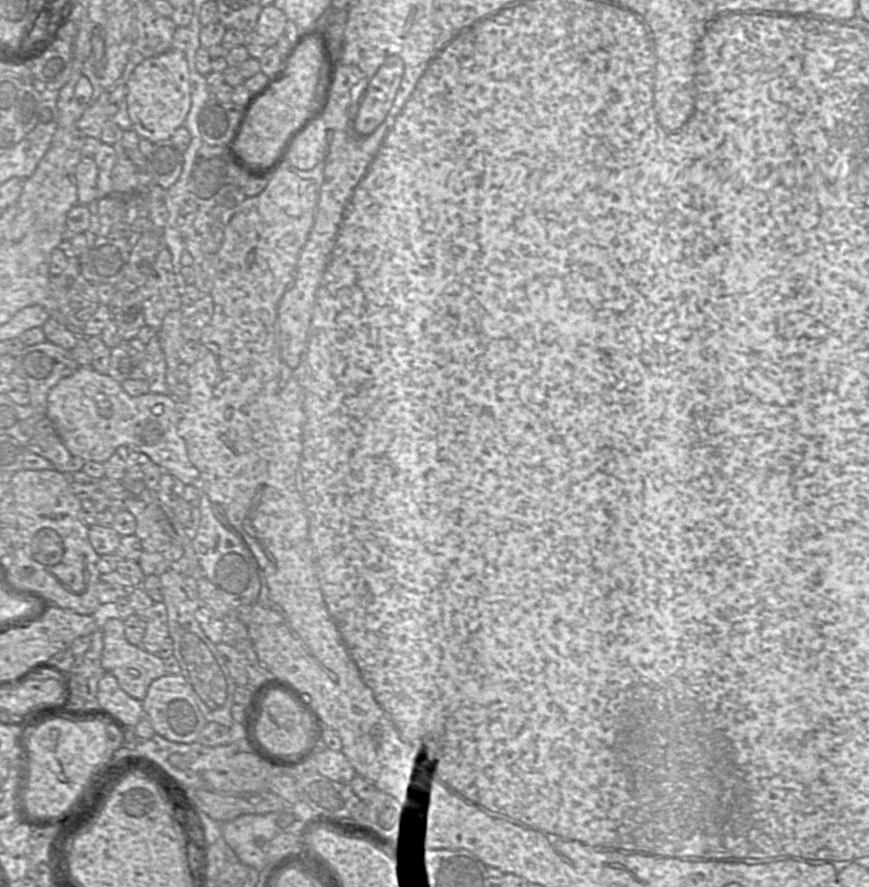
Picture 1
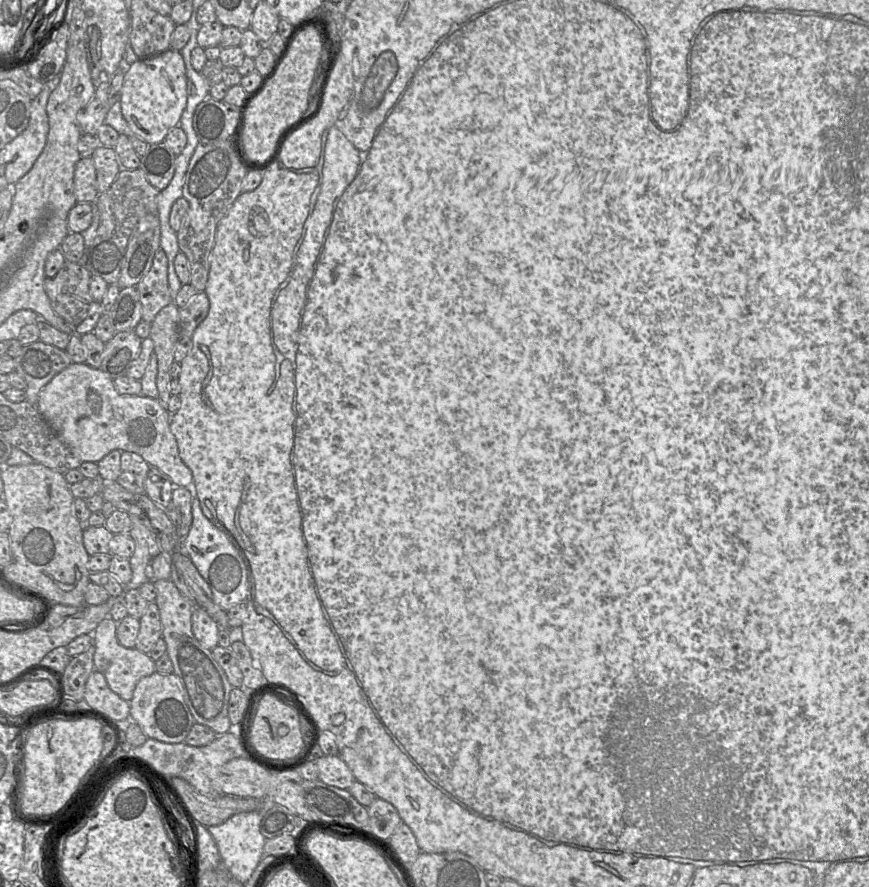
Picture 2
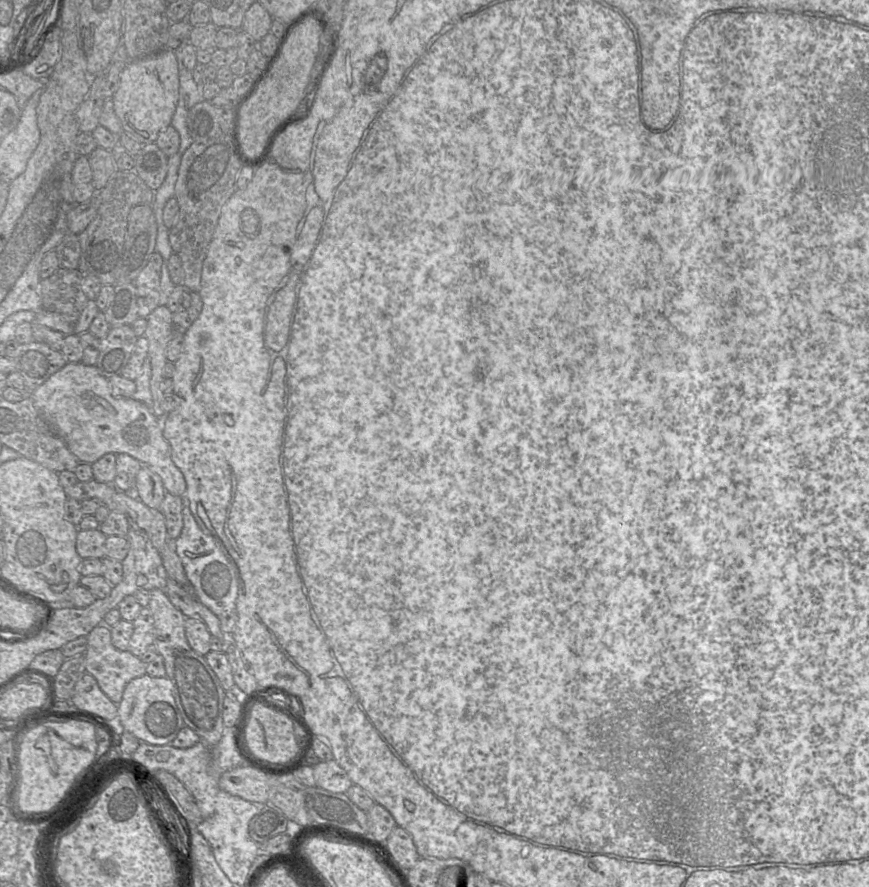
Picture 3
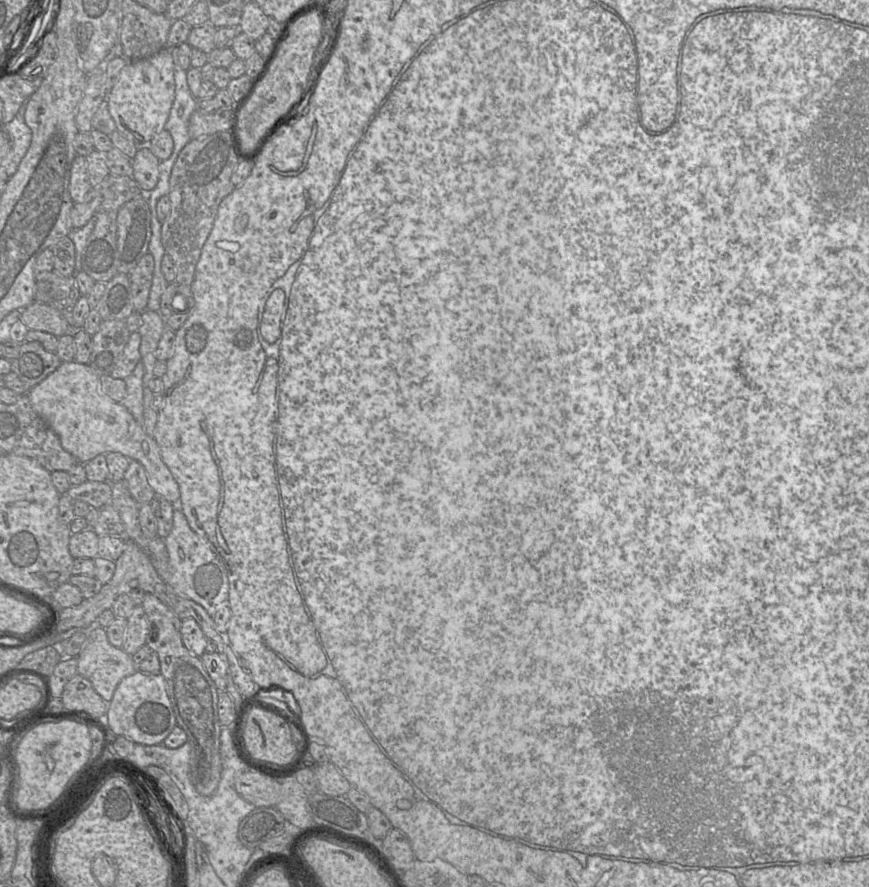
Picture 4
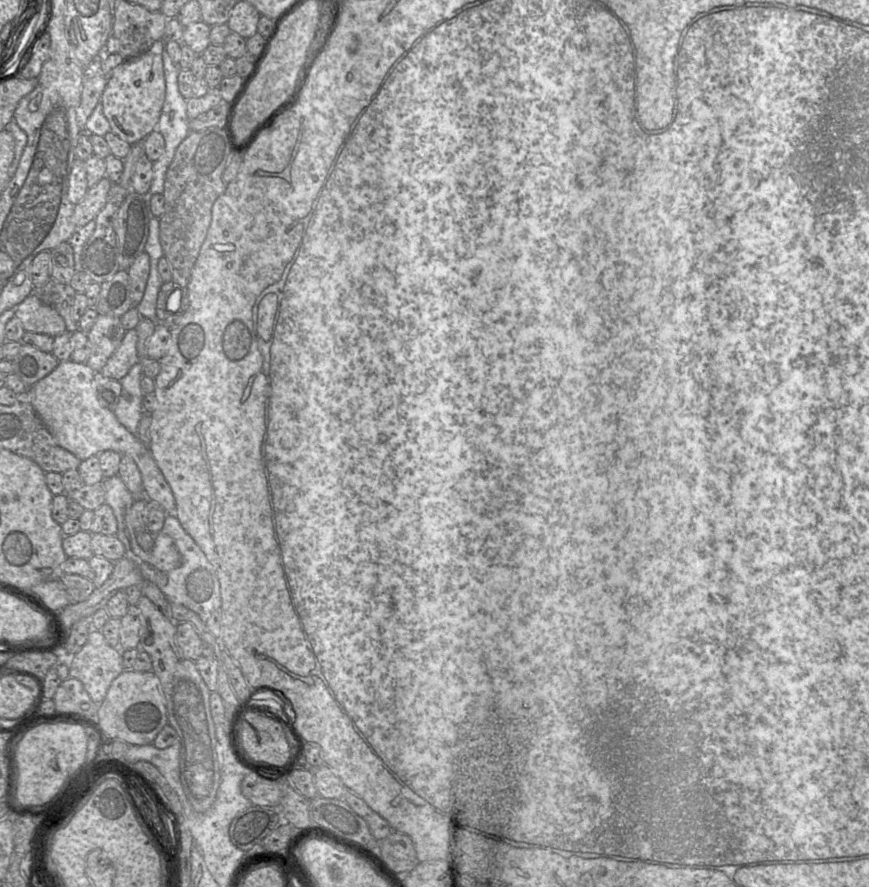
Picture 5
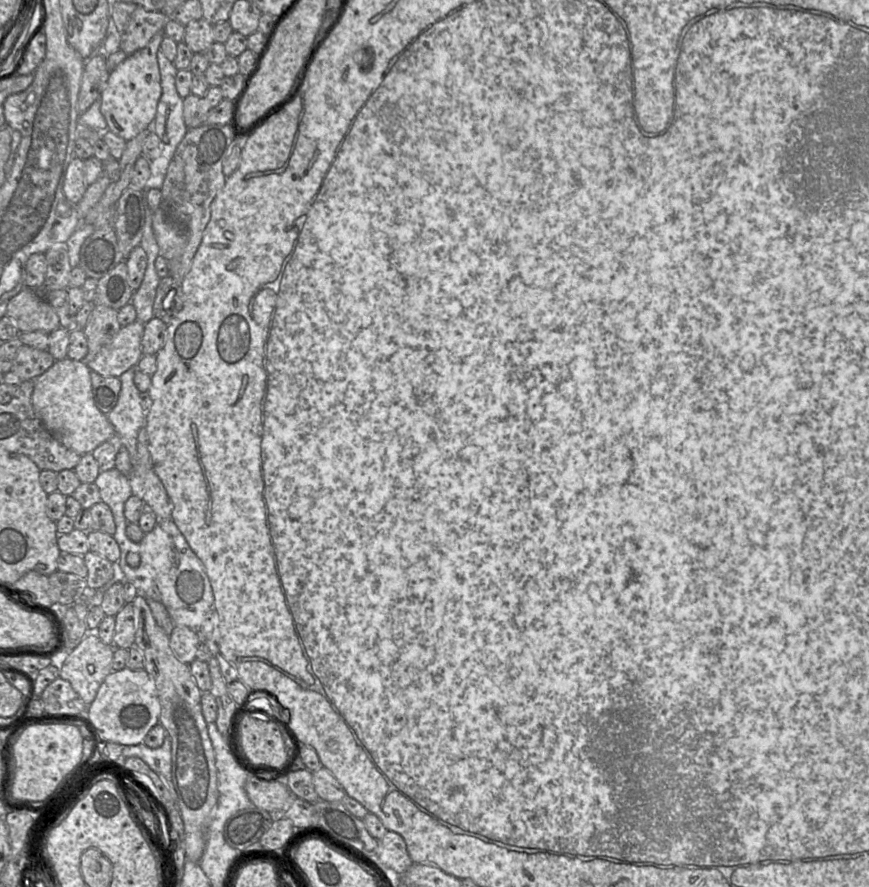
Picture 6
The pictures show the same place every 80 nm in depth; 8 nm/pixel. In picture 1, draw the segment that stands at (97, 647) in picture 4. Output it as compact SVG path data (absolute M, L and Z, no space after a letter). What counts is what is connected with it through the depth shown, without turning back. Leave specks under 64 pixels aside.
M109 619L101 628L103 632L103 651L101 665L107 673L112 674L122 690L132 698L143 701L150 684L167 675L164 660L155 654L145 651L142 647L130 644L124 631L124 621L121 619Z

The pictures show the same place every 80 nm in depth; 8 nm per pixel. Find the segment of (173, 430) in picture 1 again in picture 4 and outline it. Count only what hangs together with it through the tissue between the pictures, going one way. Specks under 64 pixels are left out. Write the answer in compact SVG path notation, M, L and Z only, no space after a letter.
M74 360L62 362L27 394L32 408L57 434L62 447L78 462L87 463L98 455L120 453L144 467L156 497L163 497L177 507L179 486L164 463L154 437L145 431L121 402L115 402L103 394L99 378L88 364Z

